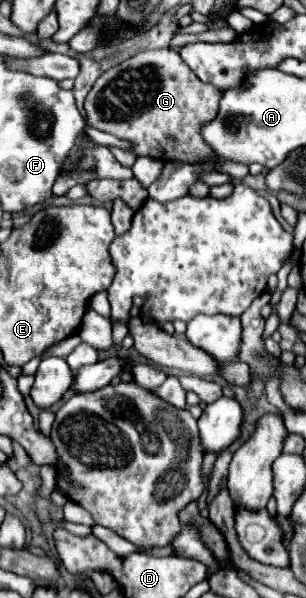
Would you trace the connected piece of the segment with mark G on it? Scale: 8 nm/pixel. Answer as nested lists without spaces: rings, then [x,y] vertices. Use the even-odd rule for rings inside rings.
[[[162,48],[162,50],[152,50],[152,52],[140,52],[118,66],[110,68],[104,72],[98,80],[96,86],[88,92],[84,110],[86,110],[86,126],[98,128],[102,132],[114,134],[120,140],[132,142],[132,152],[136,156],[150,156],[162,162],[172,162],[172,160],[190,160],[200,162],[208,158],[216,158],[212,148],[204,142],[200,136],[200,128],[208,124],[208,120],[216,118],[216,112],[220,108],[220,96],[222,92],[214,88],[212,84],[204,84],[186,64],[180,60],[180,54]]]

